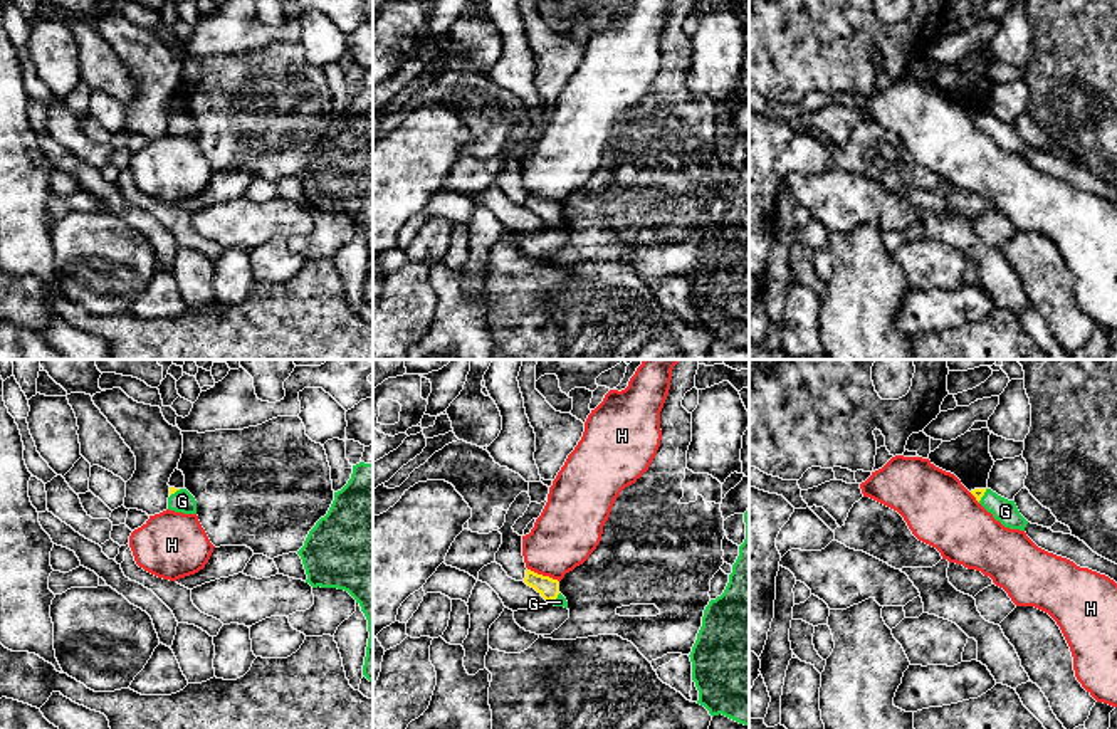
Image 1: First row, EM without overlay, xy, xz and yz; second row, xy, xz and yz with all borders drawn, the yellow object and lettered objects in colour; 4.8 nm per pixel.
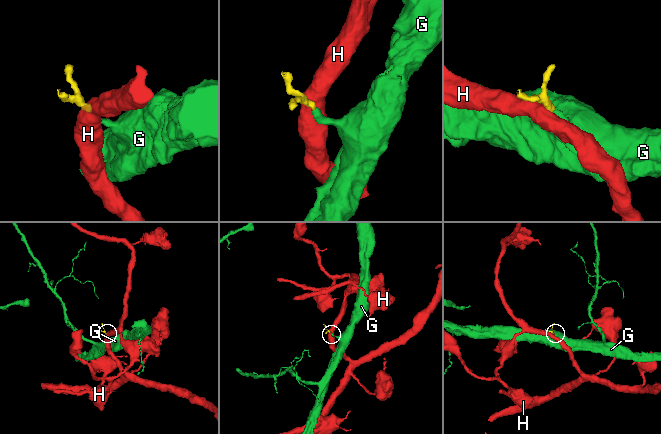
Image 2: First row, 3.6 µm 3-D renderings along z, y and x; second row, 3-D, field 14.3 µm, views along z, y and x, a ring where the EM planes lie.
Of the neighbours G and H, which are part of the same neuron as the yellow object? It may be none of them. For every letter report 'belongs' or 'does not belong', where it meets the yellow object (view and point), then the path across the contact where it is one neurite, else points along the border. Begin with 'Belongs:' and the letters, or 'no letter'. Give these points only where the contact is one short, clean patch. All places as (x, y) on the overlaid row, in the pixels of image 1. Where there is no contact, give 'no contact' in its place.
Belongs: G
G: belongs | xz (553, 598) | across xz (550, 588), (553, 598), (560, 602)
H: does not belong | xz (541, 575) | along xz (528, 568), (558, 582)

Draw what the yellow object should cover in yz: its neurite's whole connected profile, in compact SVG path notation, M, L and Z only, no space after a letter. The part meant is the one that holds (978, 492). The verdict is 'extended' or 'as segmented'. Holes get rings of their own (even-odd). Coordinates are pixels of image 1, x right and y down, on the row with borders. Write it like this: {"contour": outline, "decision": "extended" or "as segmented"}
{"contour": "M974 489L971 494L1004 527L1025 531L1028 521L1020 514L1015 501L1008 501L991 489Z", "decision": "extended"}

